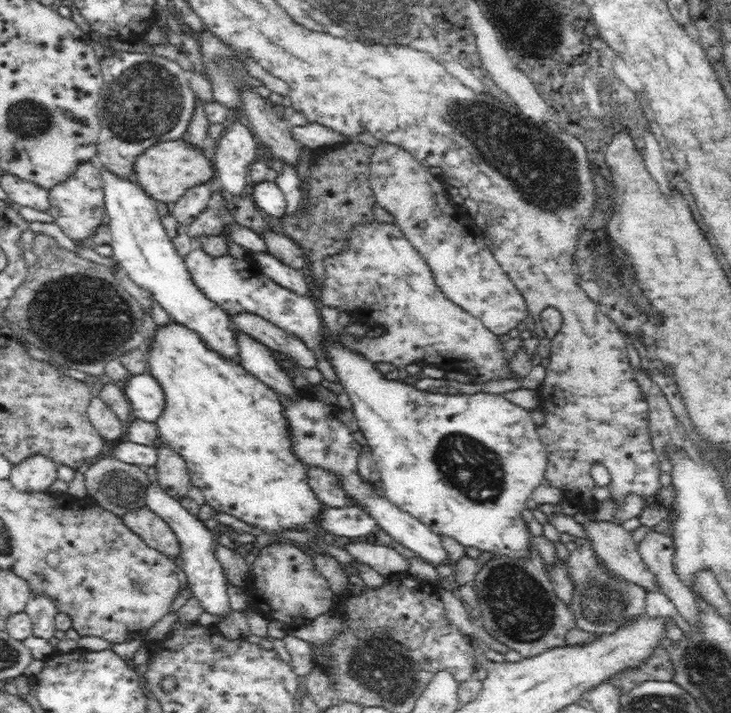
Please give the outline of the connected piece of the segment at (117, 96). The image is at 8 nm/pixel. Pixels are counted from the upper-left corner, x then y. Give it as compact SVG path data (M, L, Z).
M120 51L113 56L102 57L100 65L104 78L104 92L103 105L98 116L102 131L97 143L96 156L100 159L102 168L118 177L135 181L135 160L156 144L183 139L189 122L194 118L199 100L190 88L188 74L177 62L167 57Z

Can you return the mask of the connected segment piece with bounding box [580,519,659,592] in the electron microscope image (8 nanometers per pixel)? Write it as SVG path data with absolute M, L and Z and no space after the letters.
M588 519L583 524L580 523L582 535L590 541L590 547L597 557L612 573L622 577L622 579L633 583L648 591L659 591L659 582L655 580L655 574L644 565L643 558L637 549L630 531L626 531L622 525L615 520L601 521Z

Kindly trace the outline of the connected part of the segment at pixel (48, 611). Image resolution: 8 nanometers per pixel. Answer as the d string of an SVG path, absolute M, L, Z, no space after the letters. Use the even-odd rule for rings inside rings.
M32 595L24 612L32 620L34 636L44 639L54 636L57 630L55 617L59 611L52 599L45 595Z

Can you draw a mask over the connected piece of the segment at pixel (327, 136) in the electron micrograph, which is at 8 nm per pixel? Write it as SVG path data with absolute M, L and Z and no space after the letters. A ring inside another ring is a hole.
M308 123L306 126L290 126L290 133L300 146L316 149L319 147L342 146L348 139L331 128L318 123Z

